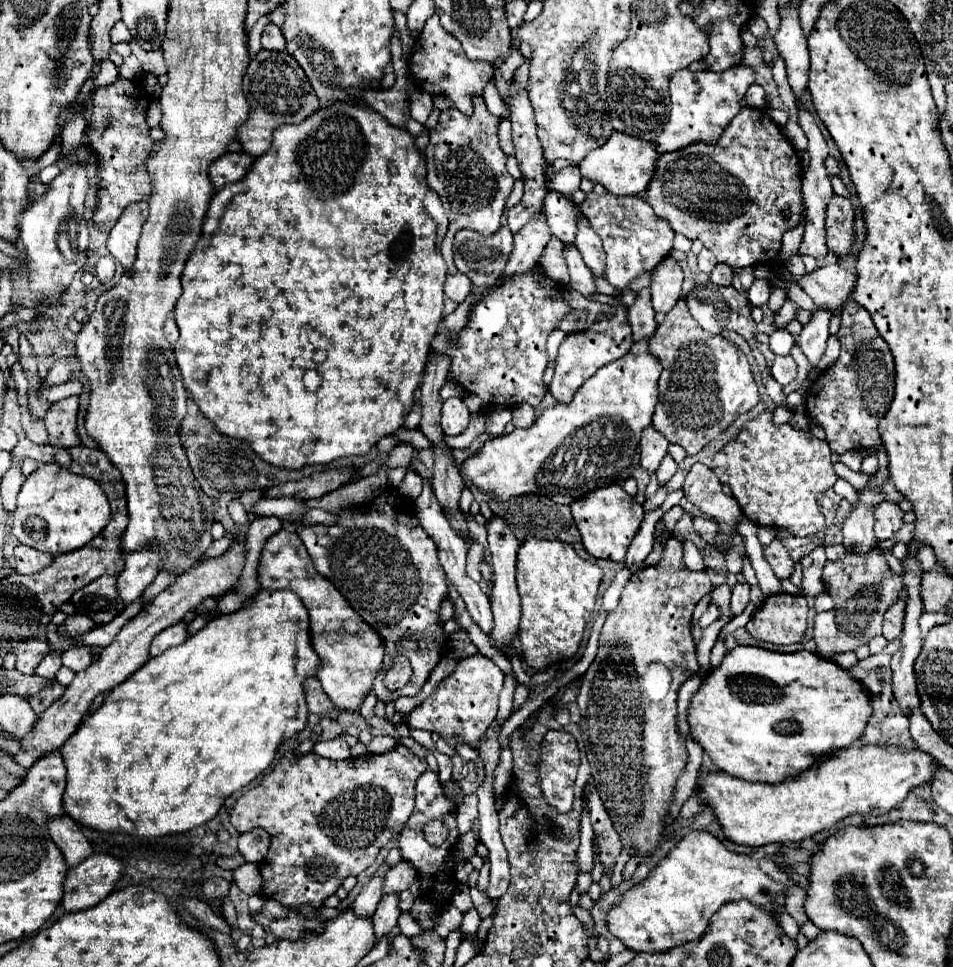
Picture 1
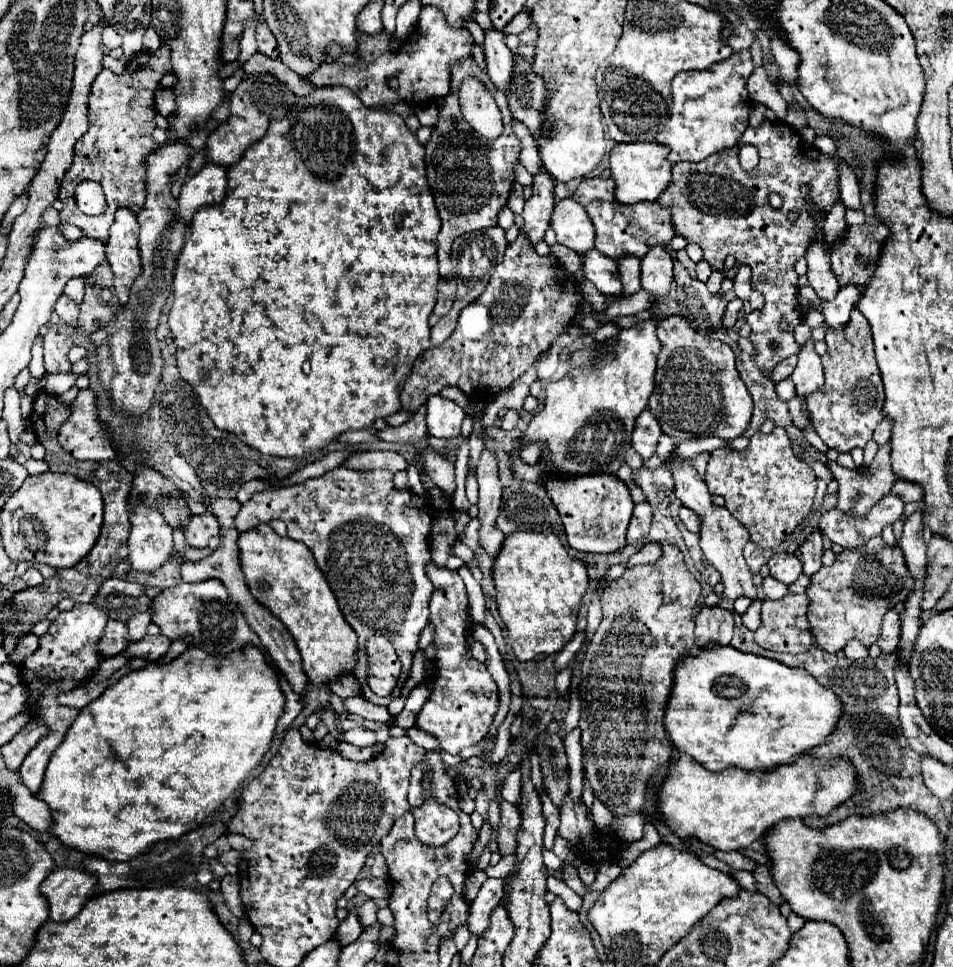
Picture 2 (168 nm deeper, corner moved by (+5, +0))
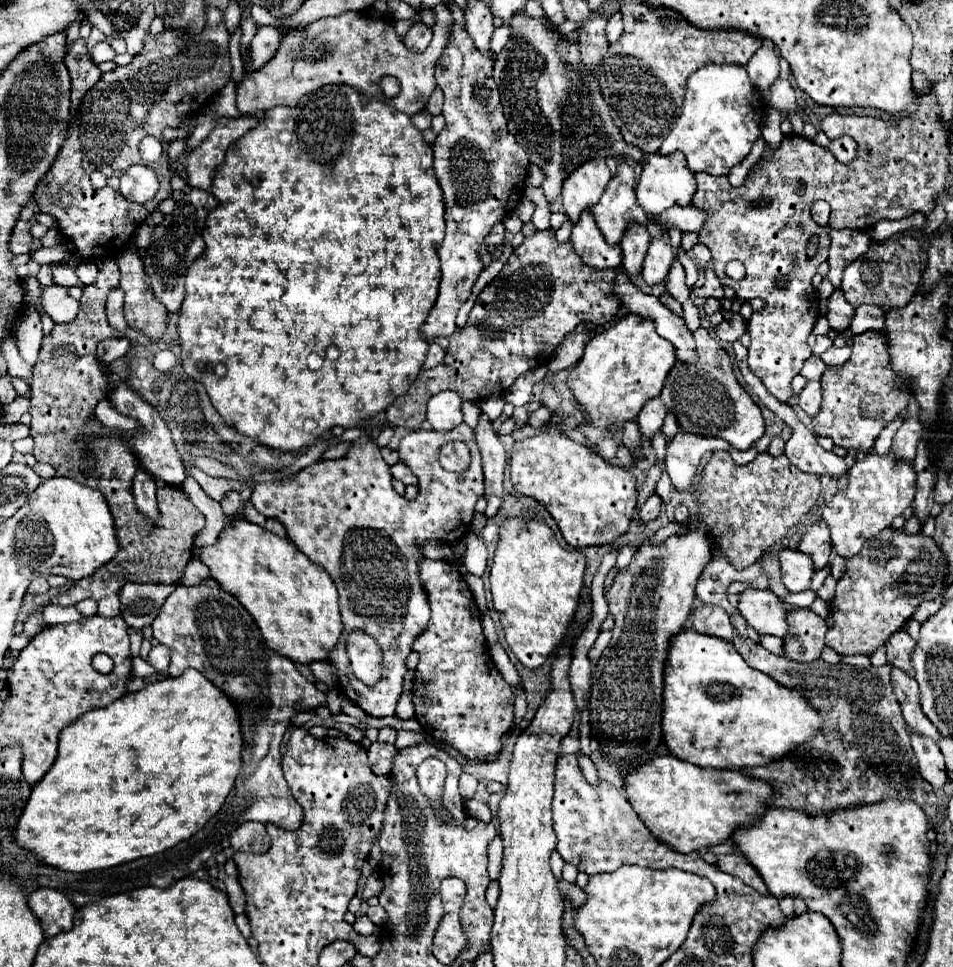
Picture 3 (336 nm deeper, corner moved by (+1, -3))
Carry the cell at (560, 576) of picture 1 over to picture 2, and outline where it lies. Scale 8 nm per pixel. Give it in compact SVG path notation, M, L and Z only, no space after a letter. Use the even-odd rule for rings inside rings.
M513 532L505 536L503 546L493 564L493 582L495 582L495 600L501 620L507 626L511 648L517 660L527 662L535 656L549 656L565 648L565 644L575 634L577 624L577 610L581 604L583 594L587 592L589 578L587 568L581 560L571 558L559 538L555 534L541 534L541 532Z

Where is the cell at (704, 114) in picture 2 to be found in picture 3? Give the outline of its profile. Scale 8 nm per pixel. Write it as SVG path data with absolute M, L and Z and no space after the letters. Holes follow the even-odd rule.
M705 65L689 77L681 115L675 121L675 127L663 139L663 149L659 149L657 153L667 155L673 151L681 151L691 171L727 175L733 165L741 163L747 157L755 139L761 135L761 119L761 95L749 81L745 67Z

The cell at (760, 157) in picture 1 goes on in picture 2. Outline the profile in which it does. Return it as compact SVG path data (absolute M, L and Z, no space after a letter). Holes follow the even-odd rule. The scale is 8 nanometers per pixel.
M765 120L759 128L749 126L743 132L741 144L751 144L759 152L759 164L753 172L741 168L739 146L733 146L723 154L713 154L703 162L679 162L673 166L673 182L663 192L663 198L659 198L659 204L671 210L677 234L703 248L703 258L713 270L723 270L725 278L733 280L739 266L745 264L751 268L751 286L765 296L765 310L751 312L745 320L751 326L749 340L755 348L753 364L769 378L781 360L801 350L793 338L793 328L803 320L797 284L799 276L793 264L797 258L805 256L807 246L819 238L799 188L807 184L811 189L809 200L819 214L827 216L831 206L839 200L839 160L847 162L857 178L861 166L847 140L835 142L839 150L837 156L827 156L803 142L803 138L785 122ZM771 192L781 194L785 200L779 210L769 204ZM793 208L799 212L797 222L787 220L787 212ZM727 258L733 258L731 266L727 266ZM781 320L789 324L787 330L779 328Z

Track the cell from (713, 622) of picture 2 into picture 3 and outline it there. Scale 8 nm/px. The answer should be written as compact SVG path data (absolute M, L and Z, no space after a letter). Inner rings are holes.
M701 605L693 611L693 629L703 635L715 635L719 639L731 641L733 625L729 613L719 605Z

